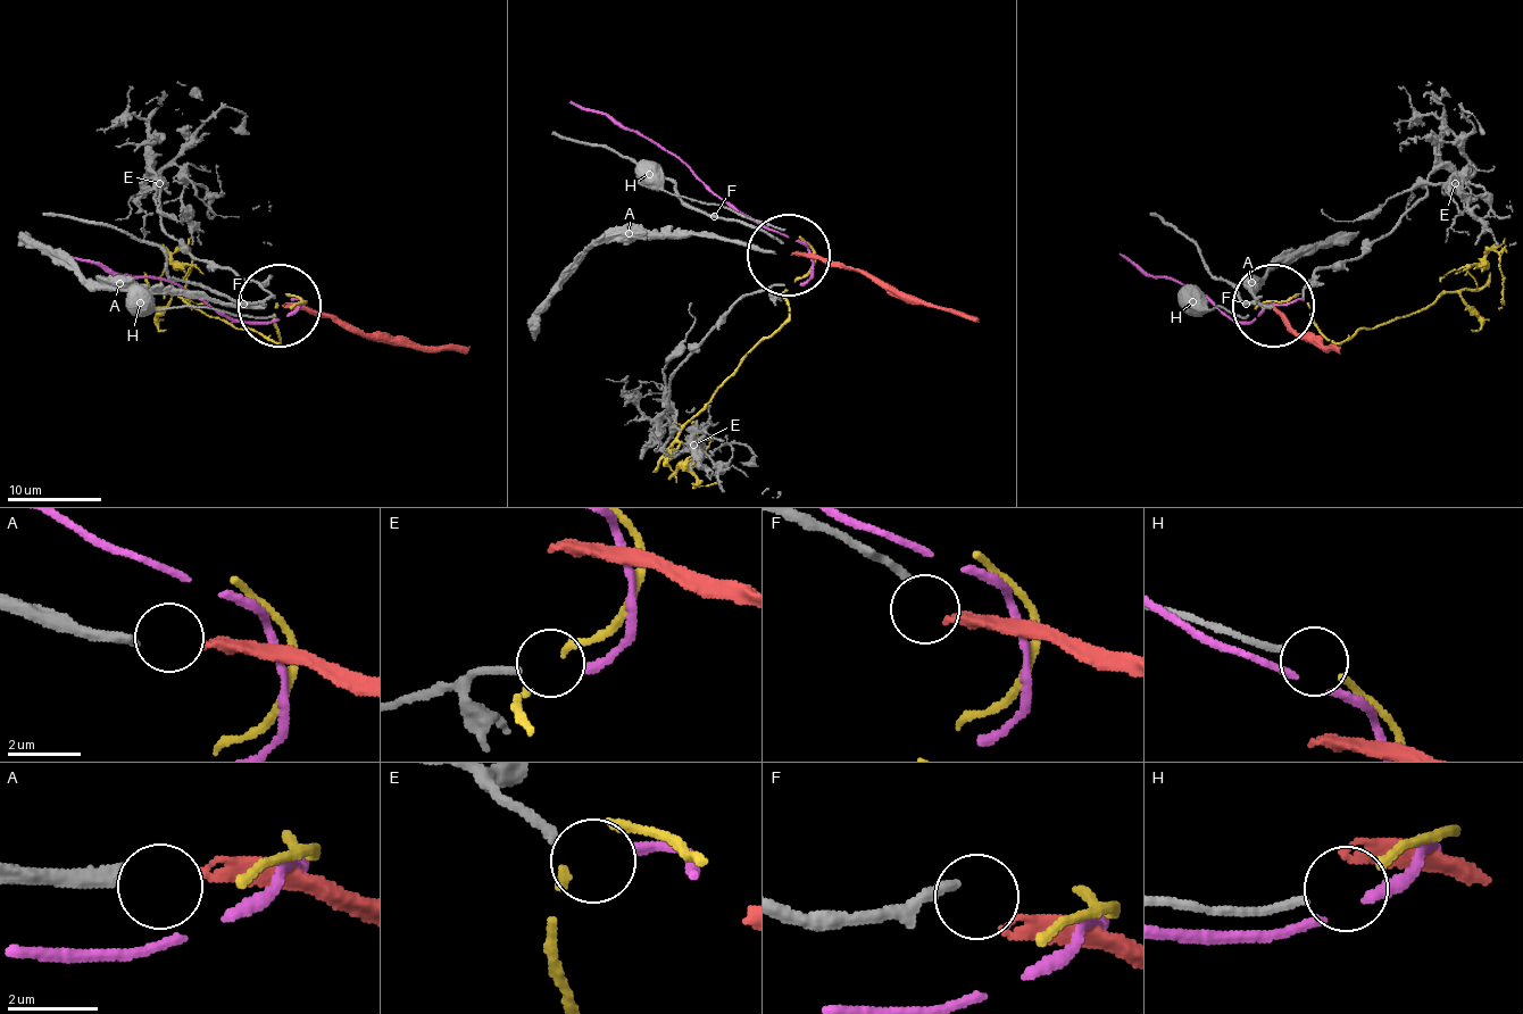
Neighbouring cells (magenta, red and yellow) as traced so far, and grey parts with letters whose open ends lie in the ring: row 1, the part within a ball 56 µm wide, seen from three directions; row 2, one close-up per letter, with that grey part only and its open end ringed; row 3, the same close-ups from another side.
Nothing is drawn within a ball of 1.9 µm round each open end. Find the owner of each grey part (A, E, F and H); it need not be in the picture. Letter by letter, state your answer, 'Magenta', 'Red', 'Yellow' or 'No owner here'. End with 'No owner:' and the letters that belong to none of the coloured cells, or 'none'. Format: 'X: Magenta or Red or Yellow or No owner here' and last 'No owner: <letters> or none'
A: Red
E: Magenta
F: No owner here
H: Yellow
No owner: F

